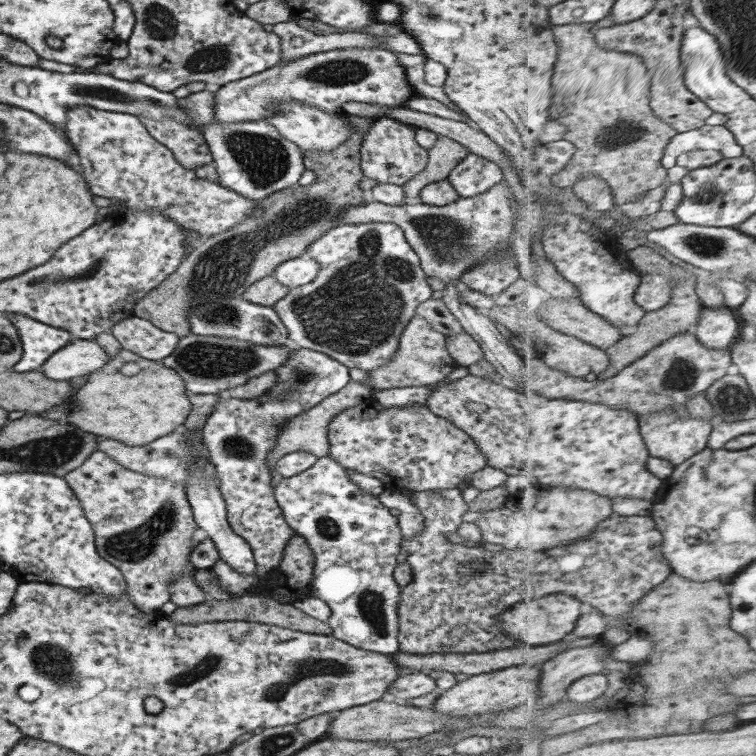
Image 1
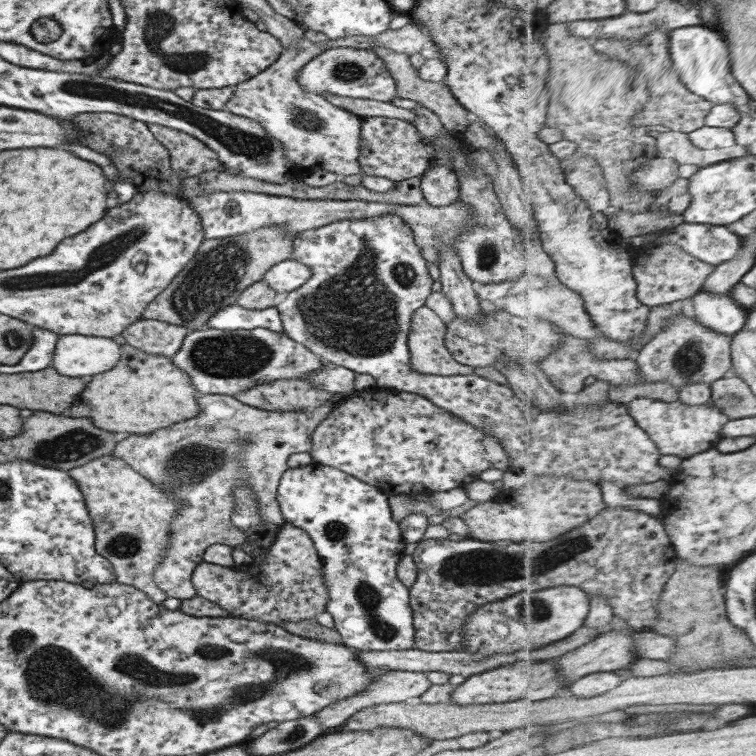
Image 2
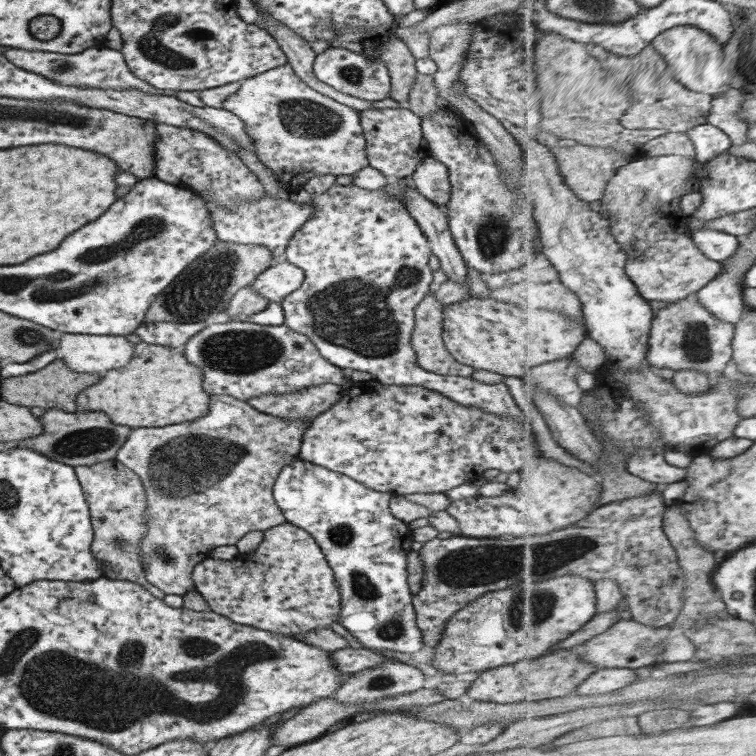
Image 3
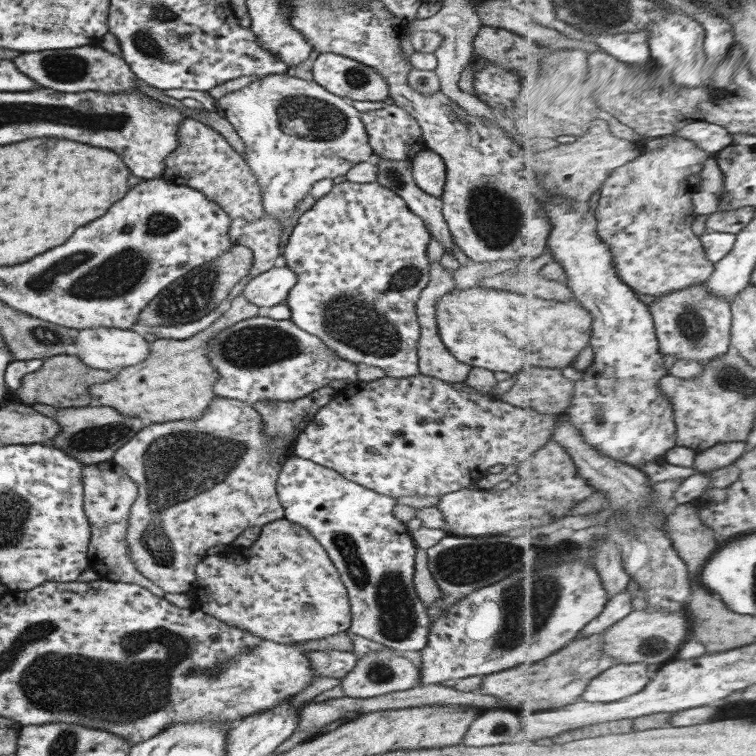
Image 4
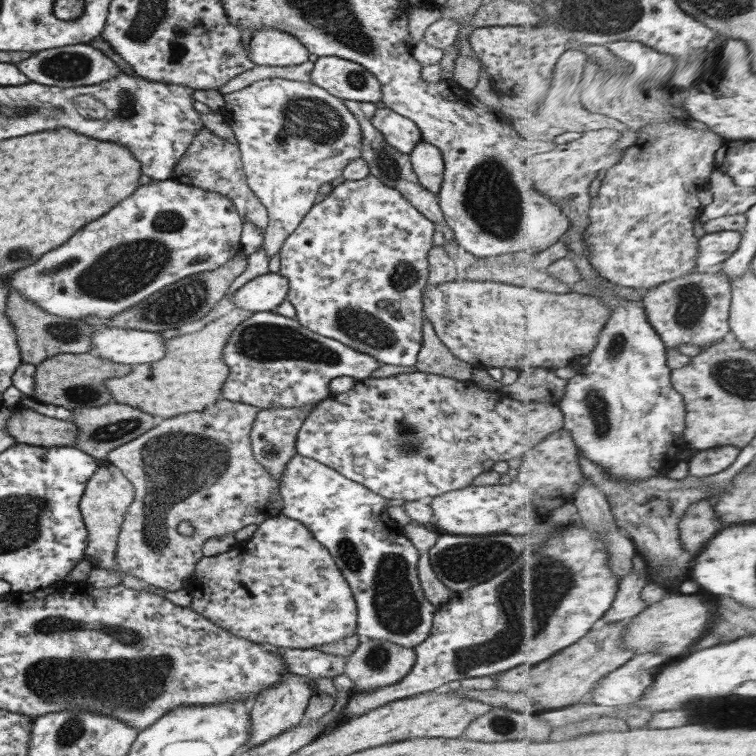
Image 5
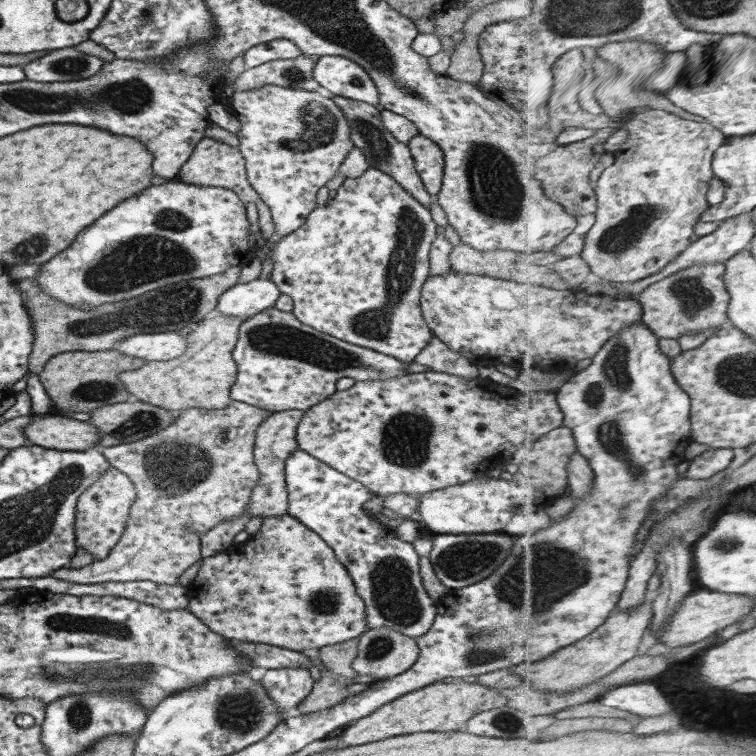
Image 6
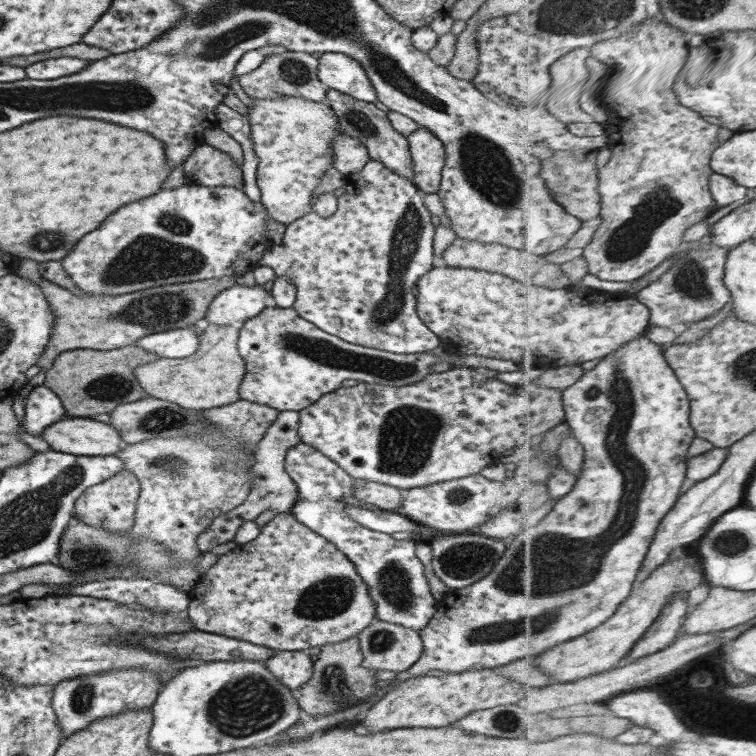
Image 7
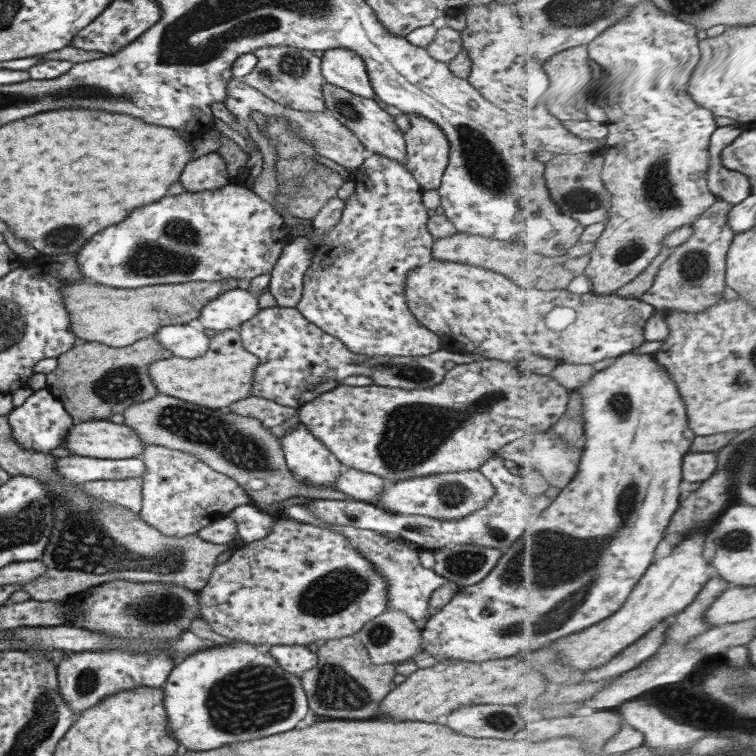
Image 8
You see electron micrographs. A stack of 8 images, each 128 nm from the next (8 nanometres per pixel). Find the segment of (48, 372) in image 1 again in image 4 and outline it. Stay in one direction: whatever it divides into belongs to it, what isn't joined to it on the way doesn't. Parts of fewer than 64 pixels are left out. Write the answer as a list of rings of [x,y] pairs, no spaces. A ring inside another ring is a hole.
[[[92,328],[80,330],[74,339],[72,354],[80,358],[82,364],[98,370],[119,370],[138,364],[150,353],[150,342],[133,331],[118,328]]]

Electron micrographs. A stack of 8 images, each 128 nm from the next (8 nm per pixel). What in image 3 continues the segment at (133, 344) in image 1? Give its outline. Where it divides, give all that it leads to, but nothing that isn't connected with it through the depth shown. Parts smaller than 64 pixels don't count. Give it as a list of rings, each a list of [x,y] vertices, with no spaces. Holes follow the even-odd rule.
[[[150,322],[143,323],[133,334],[140,336],[142,342],[168,346],[176,352],[183,352],[185,344],[192,336],[207,328],[205,322],[176,323],[176,322]]]

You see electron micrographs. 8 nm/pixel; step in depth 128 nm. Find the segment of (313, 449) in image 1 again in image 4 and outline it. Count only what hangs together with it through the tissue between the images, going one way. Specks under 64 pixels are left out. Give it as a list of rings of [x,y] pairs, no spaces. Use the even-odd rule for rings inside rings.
[[[439,263],[431,264],[430,280],[423,288],[416,303],[417,318],[420,328],[420,339],[418,339],[418,372],[426,376],[444,380],[448,383],[464,382],[471,367],[468,364],[460,362],[452,353],[444,346],[441,341],[436,317],[436,302],[448,294],[454,288],[454,271],[449,271],[440,266]],[[214,397],[208,408],[203,412],[202,416],[196,420],[175,420],[166,423],[151,423],[142,427],[124,446],[121,446],[114,452],[112,461],[124,468],[126,474],[137,484],[138,496],[130,508],[130,518],[128,518],[128,530],[126,532],[126,540],[128,541],[128,551],[130,551],[130,559],[134,563],[134,567],[138,569],[148,580],[153,581],[157,587],[160,587],[165,593],[172,594],[186,593],[190,590],[191,585],[196,580],[196,565],[208,554],[208,548],[212,546],[220,546],[224,544],[231,547],[231,543],[240,536],[248,527],[262,527],[264,524],[282,520],[284,516],[284,508],[280,504],[278,494],[276,494],[276,483],[282,466],[289,460],[290,456],[295,454],[292,451],[293,444],[289,450],[283,450],[286,444],[282,437],[274,439],[274,448],[279,450],[272,451],[268,447],[268,442],[272,437],[264,431],[262,425],[262,415],[248,403],[236,399],[225,399],[224,397]]]

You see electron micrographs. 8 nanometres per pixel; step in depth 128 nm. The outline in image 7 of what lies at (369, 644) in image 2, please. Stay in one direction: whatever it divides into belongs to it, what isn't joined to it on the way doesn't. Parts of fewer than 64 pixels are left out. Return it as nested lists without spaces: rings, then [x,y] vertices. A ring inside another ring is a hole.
[[[298,442],[296,446],[288,448],[285,456],[285,469],[298,488],[298,499],[296,499],[296,503],[293,504],[290,512],[305,527],[311,528],[320,536],[324,536],[328,542],[332,542],[340,552],[344,552],[348,556],[348,560],[356,566],[356,572],[360,574],[360,578],[368,584],[368,594],[372,596],[372,600],[376,604],[375,618],[392,624],[400,624],[404,628],[412,628],[416,631],[426,628],[426,624],[430,622],[432,616],[437,614],[437,600],[431,593],[428,578],[425,574],[425,566],[416,556],[415,545],[417,541],[410,539],[396,540],[391,535],[366,528],[348,516],[344,510],[349,505],[342,498],[352,496],[354,478],[344,472],[342,468],[339,468],[338,465],[332,463],[328,456],[318,452],[316,448],[312,448],[304,442]]]

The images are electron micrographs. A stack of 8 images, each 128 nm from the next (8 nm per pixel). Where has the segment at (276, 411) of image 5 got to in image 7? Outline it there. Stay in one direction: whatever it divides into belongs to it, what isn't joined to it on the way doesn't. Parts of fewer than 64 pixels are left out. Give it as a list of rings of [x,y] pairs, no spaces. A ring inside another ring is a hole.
[[[279,411],[274,423],[270,425],[264,436],[257,442],[256,458],[253,464],[255,474],[252,478],[250,494],[240,506],[217,516],[208,528],[205,528],[198,535],[196,545],[201,552],[207,553],[215,546],[234,541],[240,526],[248,520],[254,521],[262,512],[276,510],[278,514],[282,514],[292,510],[293,504],[298,499],[298,488],[286,472],[285,456],[288,448],[292,448],[292,446],[296,446],[298,442],[301,442],[301,436],[298,432],[299,426],[299,411]]]

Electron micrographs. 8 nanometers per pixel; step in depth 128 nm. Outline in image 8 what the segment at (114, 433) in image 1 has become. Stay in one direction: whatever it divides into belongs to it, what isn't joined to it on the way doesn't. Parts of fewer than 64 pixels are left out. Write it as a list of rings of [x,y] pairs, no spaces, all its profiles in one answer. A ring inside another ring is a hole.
[[[233,329],[218,331],[210,336],[210,346],[204,355],[195,359],[170,357],[153,362],[148,374],[160,394],[176,396],[184,402],[202,405],[206,408],[226,409],[232,403],[252,395],[254,371],[258,357],[244,348],[241,334]]]

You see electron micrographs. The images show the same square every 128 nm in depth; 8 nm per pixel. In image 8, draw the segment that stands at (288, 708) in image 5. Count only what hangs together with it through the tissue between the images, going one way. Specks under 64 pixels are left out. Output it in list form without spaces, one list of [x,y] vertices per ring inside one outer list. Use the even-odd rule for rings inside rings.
[[[278,644],[273,646],[269,652],[285,672],[300,678],[304,672],[314,668],[318,660],[317,653],[298,644]]]

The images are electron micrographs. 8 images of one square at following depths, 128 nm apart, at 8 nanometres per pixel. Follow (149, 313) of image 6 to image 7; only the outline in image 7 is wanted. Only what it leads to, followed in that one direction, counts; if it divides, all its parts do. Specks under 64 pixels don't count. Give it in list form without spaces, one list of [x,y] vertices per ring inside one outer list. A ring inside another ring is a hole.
[[[20,260],[16,274],[28,282],[36,284],[48,300],[48,306],[54,312],[50,341],[44,347],[44,354],[36,361],[42,368],[28,382],[32,386],[43,385],[46,371],[54,359],[61,353],[76,348],[92,350],[114,350],[134,344],[143,336],[156,332],[167,332],[178,328],[187,328],[197,320],[204,319],[210,303],[219,292],[236,285],[236,276],[222,276],[180,284],[169,284],[146,288],[120,296],[72,294],[40,275],[38,263],[32,260]]]

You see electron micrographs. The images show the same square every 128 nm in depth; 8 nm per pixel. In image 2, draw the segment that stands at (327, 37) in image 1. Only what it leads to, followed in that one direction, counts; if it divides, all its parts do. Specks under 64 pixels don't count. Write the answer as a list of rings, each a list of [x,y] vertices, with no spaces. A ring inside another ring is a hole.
[[[408,23],[400,29],[386,29],[382,33],[370,35],[346,36],[344,38],[329,39],[326,44],[318,46],[306,37],[302,37],[296,47],[283,49],[278,60],[264,72],[250,80],[236,85],[232,98],[225,109],[238,116],[245,116],[258,121],[264,131],[284,145],[284,155],[292,163],[292,176],[303,177],[316,170],[335,172],[340,177],[350,176],[362,172],[360,168],[360,135],[363,118],[340,108],[324,96],[317,96],[314,92],[306,92],[296,75],[298,71],[312,57],[318,56],[328,48],[356,48],[368,50],[370,48],[390,48],[402,54],[420,53],[424,43],[432,40],[422,24]]]

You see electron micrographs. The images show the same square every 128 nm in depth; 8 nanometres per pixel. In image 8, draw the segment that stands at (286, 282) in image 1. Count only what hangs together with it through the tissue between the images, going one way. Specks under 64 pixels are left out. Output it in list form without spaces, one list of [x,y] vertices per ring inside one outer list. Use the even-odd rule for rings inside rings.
[[[239,287],[219,294],[200,312],[198,321],[209,332],[241,327],[259,311],[258,296]]]

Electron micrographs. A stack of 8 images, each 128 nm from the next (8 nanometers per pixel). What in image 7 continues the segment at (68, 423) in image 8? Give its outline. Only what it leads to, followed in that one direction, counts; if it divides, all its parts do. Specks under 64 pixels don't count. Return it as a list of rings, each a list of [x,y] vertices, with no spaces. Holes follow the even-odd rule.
[[[44,385],[33,386],[24,402],[25,416],[20,423],[38,437],[42,437],[44,428],[67,416],[59,396]]]

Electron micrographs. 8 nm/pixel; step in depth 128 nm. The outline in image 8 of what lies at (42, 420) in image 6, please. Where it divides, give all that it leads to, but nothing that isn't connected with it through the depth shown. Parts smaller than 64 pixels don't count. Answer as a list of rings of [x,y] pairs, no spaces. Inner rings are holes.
[[[109,419],[75,421],[64,444],[72,455],[109,460],[142,456],[146,447],[134,430]]]

